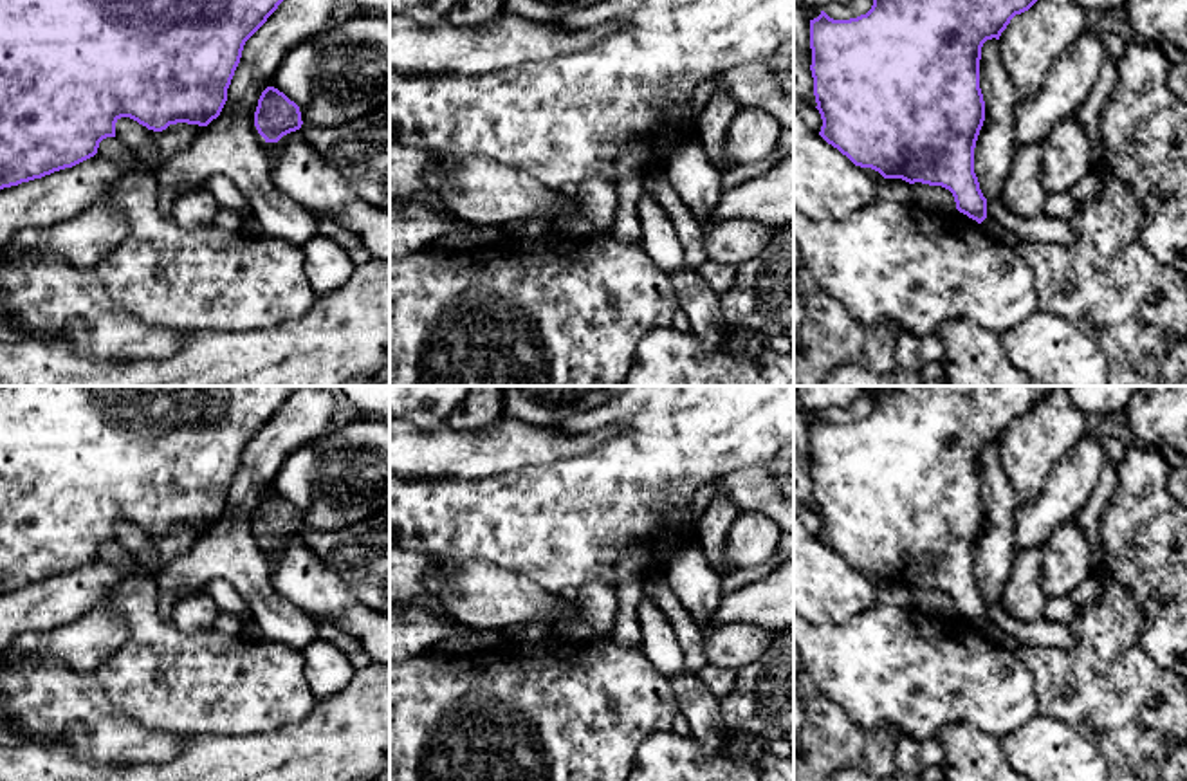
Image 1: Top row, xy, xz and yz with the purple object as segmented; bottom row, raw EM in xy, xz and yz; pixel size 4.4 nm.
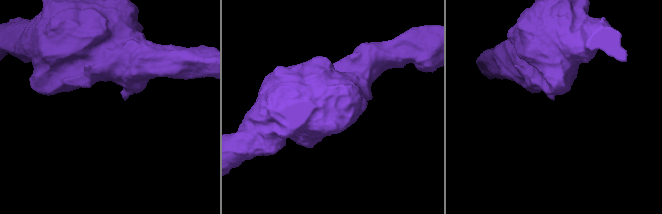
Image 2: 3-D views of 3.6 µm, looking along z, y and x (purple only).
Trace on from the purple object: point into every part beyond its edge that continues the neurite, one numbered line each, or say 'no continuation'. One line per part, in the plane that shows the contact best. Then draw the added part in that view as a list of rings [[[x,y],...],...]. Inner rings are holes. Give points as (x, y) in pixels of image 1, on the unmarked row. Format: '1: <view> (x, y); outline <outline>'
no continuation

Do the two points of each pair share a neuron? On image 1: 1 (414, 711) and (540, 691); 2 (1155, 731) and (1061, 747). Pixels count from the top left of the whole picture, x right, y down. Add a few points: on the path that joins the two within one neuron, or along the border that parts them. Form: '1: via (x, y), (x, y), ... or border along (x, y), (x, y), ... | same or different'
1: via (444, 711), (509, 711) | same
2: border along (1054, 718), (1081, 733), (1106, 762) | different

